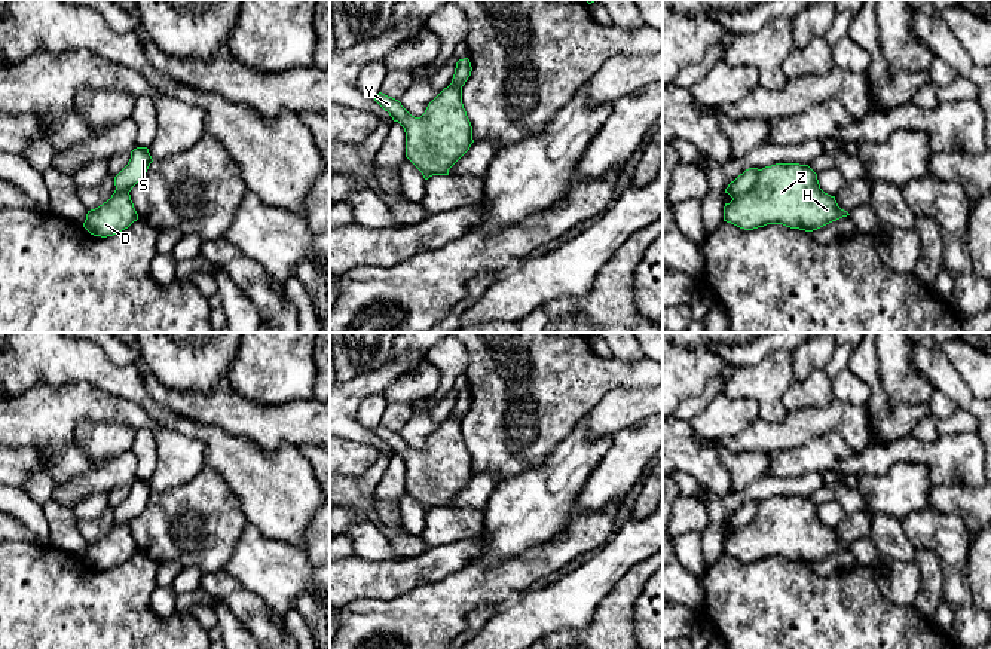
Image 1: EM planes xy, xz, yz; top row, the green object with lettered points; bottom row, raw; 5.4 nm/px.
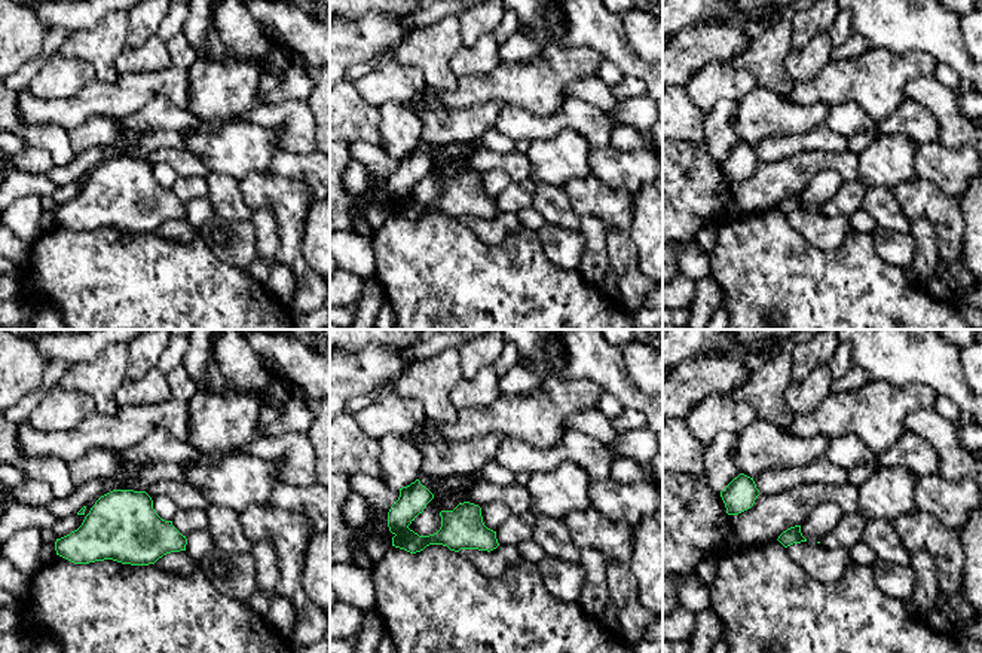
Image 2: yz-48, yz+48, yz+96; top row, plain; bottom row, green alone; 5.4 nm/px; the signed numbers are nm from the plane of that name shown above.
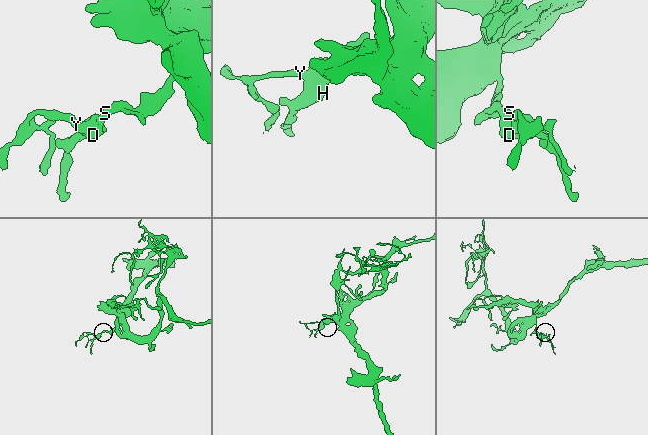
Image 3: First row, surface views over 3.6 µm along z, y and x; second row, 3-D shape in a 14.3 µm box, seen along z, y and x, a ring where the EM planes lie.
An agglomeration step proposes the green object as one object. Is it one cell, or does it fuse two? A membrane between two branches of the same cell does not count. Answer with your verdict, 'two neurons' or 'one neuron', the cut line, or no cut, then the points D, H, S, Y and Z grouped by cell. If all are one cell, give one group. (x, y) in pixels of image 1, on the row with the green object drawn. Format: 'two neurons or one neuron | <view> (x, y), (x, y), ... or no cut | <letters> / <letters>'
two neurons | yz (759, 170), (755, 184), (733, 199) | D H Y Z / S

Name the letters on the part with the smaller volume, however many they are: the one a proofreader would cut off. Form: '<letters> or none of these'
D, H, Y, Z

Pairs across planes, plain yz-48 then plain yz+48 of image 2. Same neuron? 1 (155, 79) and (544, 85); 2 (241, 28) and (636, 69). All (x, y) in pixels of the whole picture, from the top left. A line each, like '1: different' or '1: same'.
1: same
2: different

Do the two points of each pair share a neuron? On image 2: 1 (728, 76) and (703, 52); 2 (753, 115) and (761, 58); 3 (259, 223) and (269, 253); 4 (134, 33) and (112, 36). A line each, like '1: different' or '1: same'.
1: different
2: different
3: same
4: different

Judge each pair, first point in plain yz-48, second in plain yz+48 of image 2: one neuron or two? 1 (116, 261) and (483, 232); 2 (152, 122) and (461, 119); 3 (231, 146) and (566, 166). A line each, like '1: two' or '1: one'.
1: two
2: one
3: one

